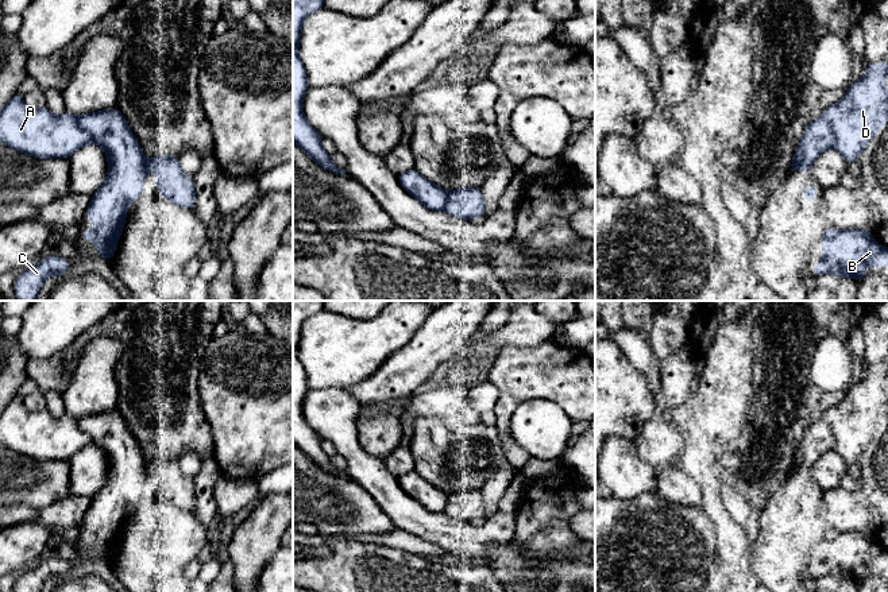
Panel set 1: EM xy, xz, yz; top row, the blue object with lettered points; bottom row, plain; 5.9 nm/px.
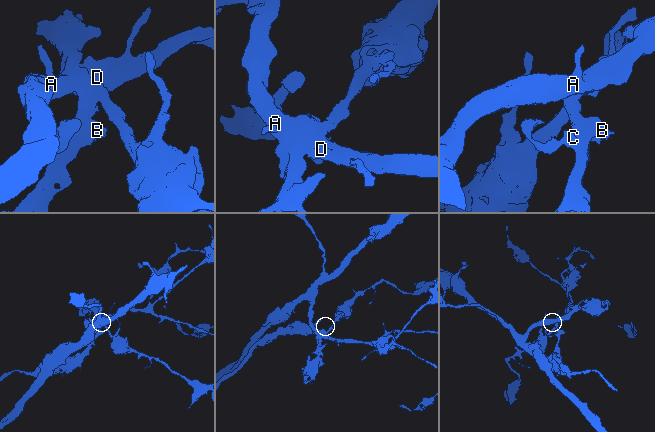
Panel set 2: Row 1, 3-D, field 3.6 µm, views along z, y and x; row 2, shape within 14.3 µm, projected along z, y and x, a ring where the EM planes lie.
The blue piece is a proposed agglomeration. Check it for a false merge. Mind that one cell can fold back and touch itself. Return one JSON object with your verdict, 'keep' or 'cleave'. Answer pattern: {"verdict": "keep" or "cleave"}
{"verdict": "cleave"}

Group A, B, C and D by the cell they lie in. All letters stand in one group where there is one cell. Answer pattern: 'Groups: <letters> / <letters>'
Groups: A D / B C

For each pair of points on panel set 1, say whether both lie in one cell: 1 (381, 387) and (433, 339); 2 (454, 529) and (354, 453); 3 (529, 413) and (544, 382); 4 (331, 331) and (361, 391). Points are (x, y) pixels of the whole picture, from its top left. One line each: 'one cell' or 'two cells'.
1: one cell
2: one cell
3: two cells
4: two cells

